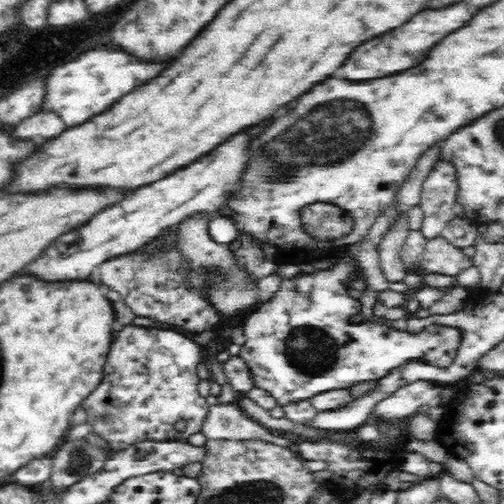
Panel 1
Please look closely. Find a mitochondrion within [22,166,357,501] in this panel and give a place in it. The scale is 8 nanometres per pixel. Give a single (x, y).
(308, 349)

